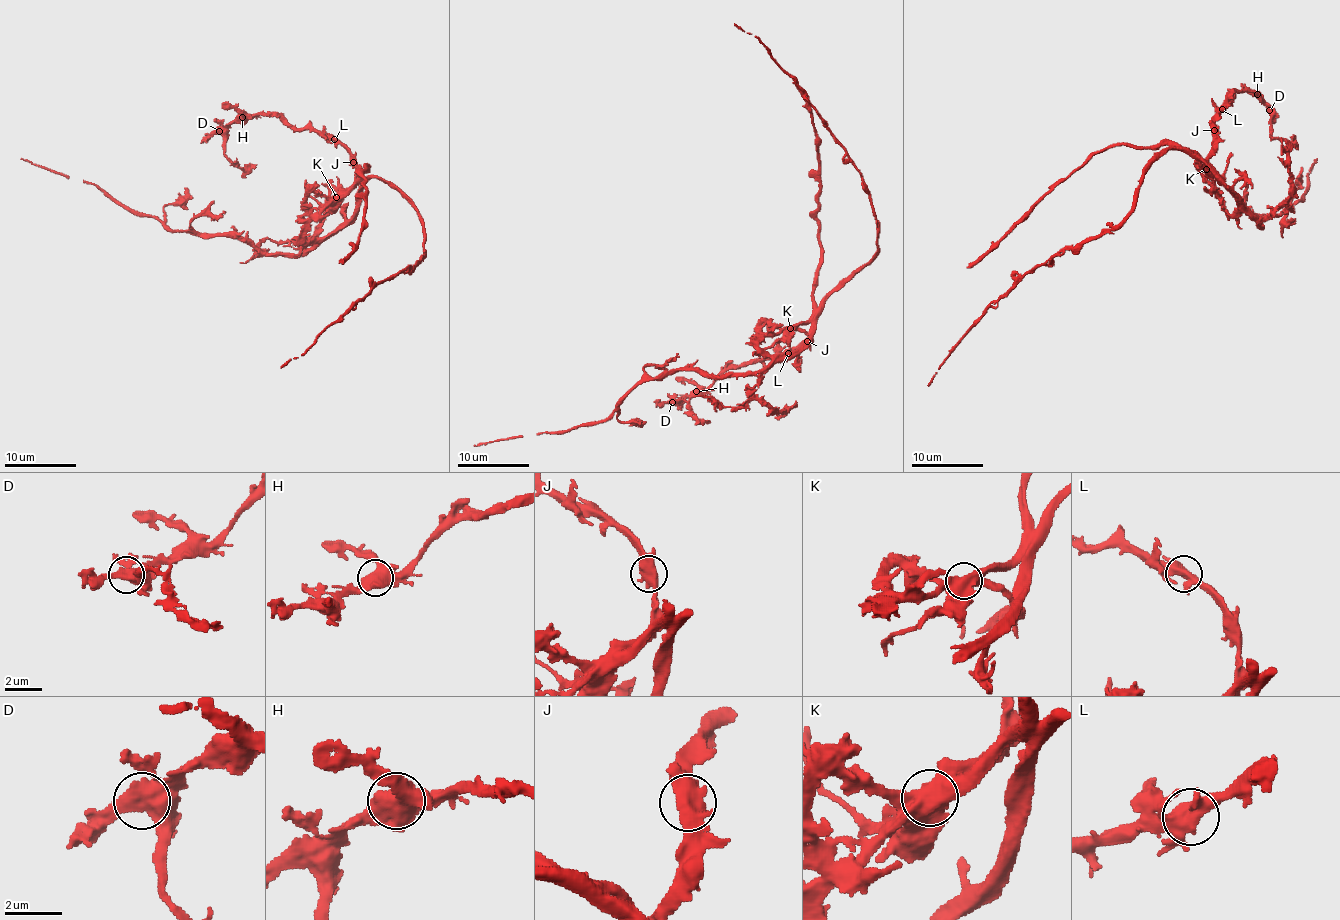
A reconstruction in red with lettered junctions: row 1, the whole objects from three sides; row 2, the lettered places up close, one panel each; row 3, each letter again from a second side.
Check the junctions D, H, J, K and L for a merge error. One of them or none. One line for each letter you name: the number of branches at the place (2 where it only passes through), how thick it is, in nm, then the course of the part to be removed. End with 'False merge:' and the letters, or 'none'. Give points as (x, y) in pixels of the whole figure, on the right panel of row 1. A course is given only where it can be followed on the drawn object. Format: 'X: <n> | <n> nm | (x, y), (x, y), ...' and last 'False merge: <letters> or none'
K: 3 | 600 nm | (1206, 169), (1190, 150), (1154, 145), (1108, 146), (1095, 151), (1081, 166), (1061, 178), (966, 268)
False merge: K

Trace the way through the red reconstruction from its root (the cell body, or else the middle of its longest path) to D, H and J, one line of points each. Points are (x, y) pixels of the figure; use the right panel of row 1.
D: (1194, 157), (1195, 154), (1201, 163), (1211, 151), (1213, 120), (1229, 102), (1231, 93), (1253, 92), (1269, 110)
H: (1194, 157), (1195, 154), (1201, 163), (1211, 151), (1213, 120), (1229, 102), (1231, 93), (1256, 94)
J: (1194, 157), (1195, 154), (1201, 163), (1211, 151), (1213, 130)

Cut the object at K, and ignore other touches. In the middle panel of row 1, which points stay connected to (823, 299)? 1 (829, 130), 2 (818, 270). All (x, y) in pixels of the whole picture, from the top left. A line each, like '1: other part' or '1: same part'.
1: same part
2: other part

